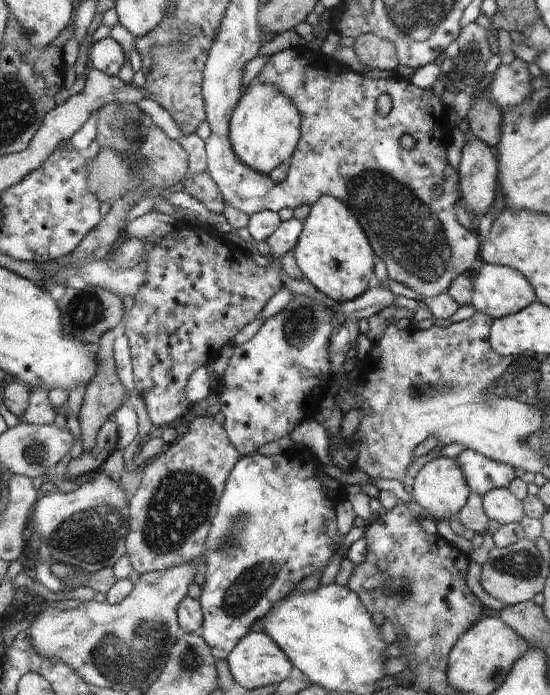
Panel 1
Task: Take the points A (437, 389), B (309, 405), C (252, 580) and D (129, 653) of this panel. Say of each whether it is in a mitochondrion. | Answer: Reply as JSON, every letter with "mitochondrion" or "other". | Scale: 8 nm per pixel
{"A":"mitochondrion","B":"other","C":"mitochondrion","D":"mitochondrion"}

